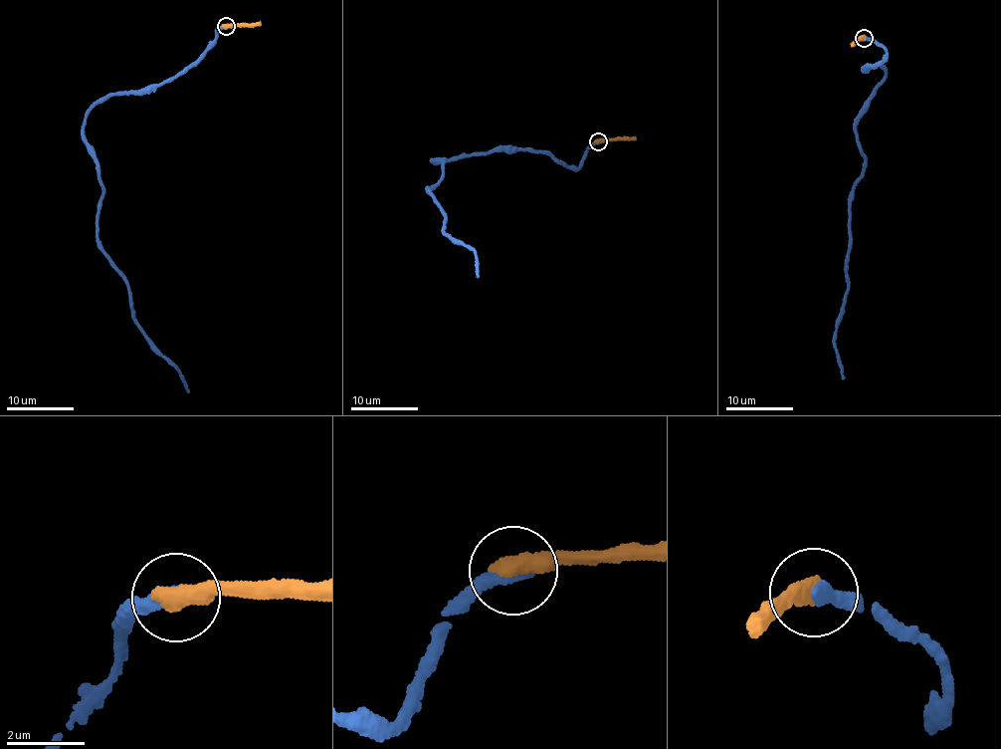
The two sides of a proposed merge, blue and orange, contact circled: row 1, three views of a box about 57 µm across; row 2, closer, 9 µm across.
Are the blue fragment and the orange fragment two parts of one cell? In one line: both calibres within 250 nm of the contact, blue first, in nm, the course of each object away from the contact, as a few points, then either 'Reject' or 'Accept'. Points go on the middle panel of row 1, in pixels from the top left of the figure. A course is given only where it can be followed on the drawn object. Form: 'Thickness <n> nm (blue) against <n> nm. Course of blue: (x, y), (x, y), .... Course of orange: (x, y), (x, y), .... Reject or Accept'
Thickness 400 nm (blue) against 550 nm. Course of blue: (598, 142), (575, 169), (528, 148), (432, 162), (443, 159), (427, 192), (443, 233), (473, 251), (479, 277). Course of orange: (598, 142), (607, 138), (636, 137). Accept

